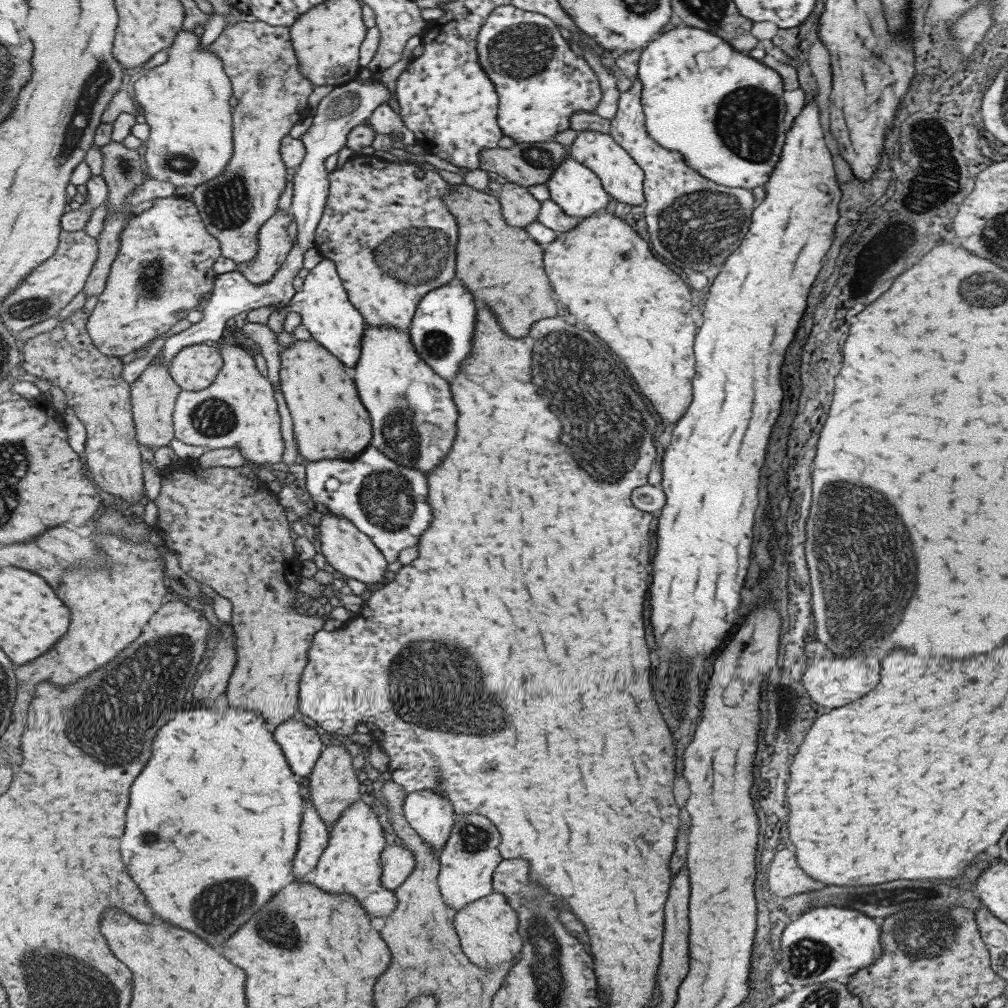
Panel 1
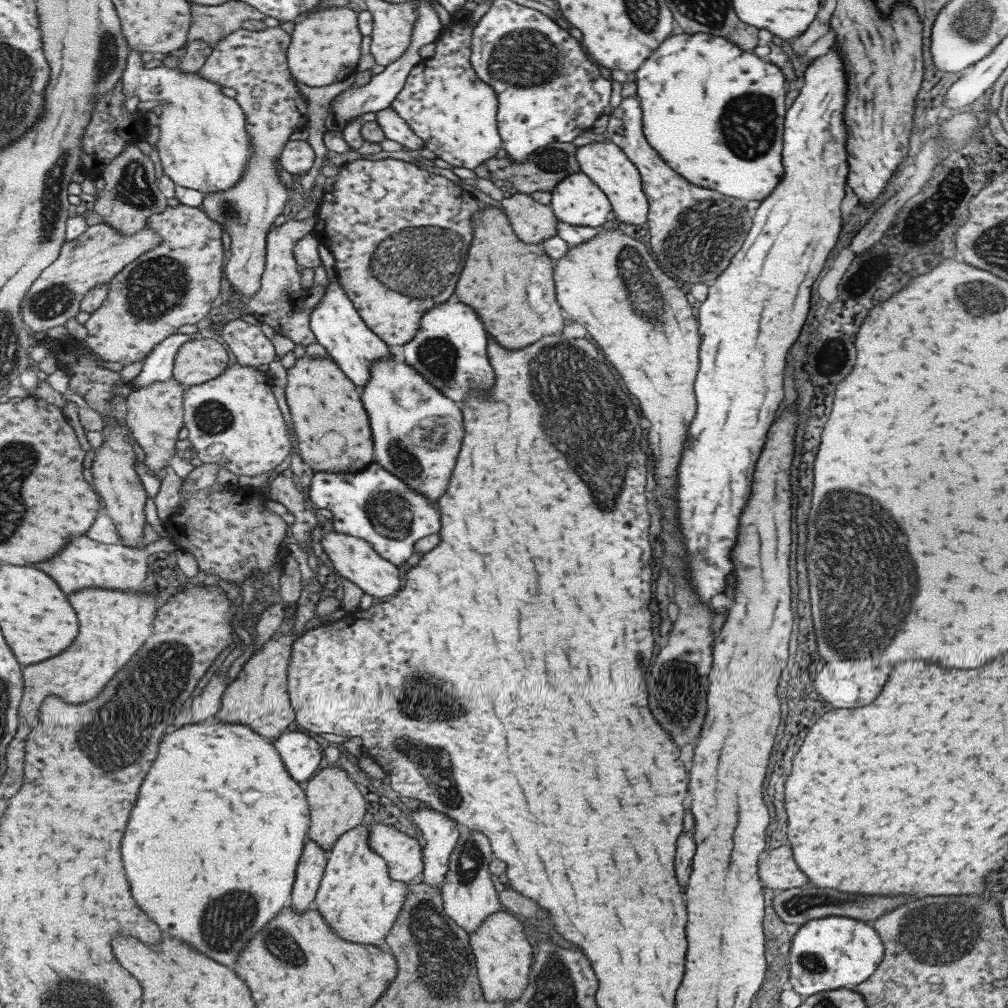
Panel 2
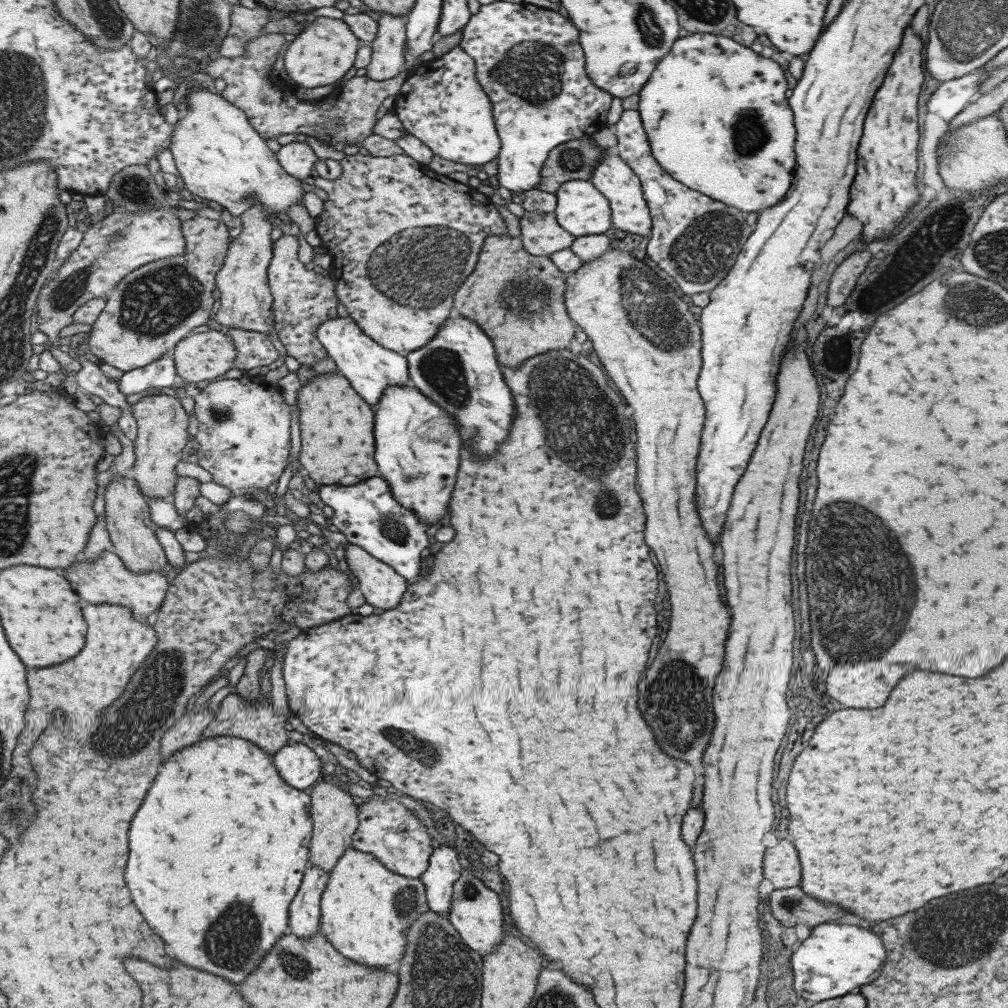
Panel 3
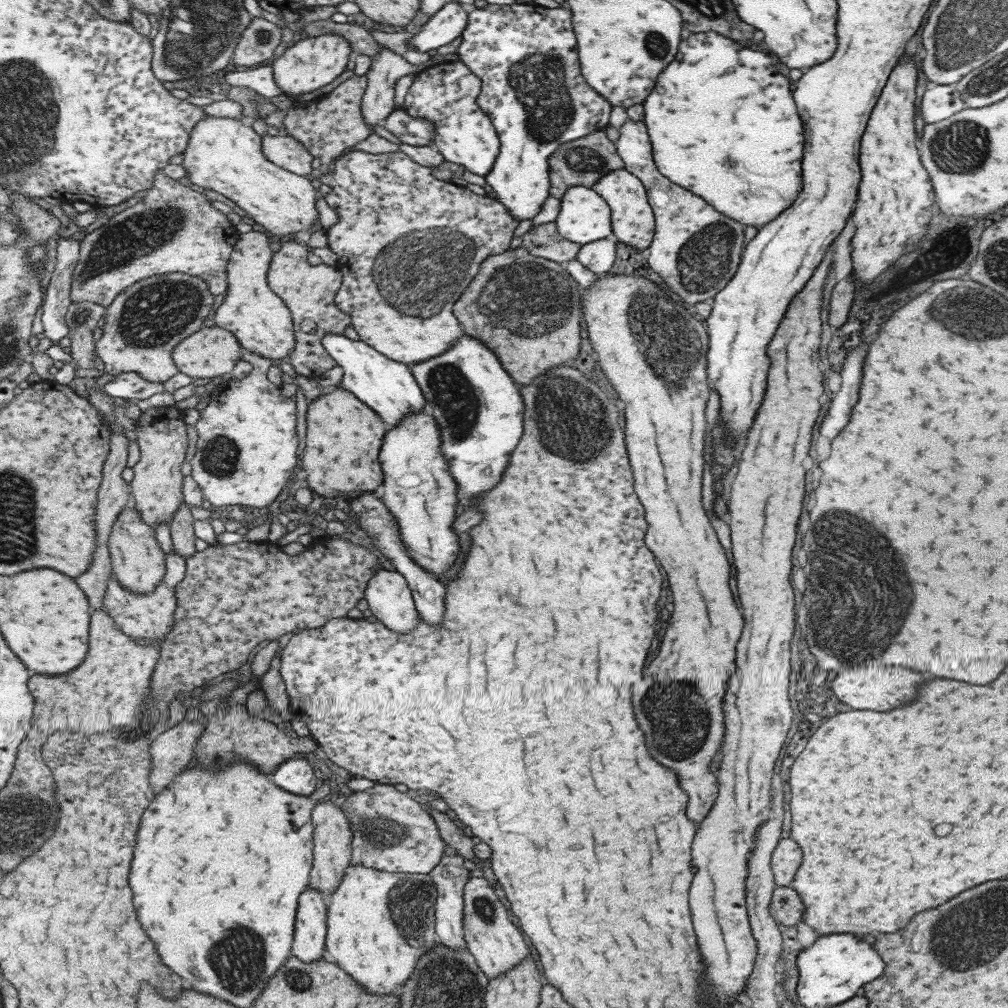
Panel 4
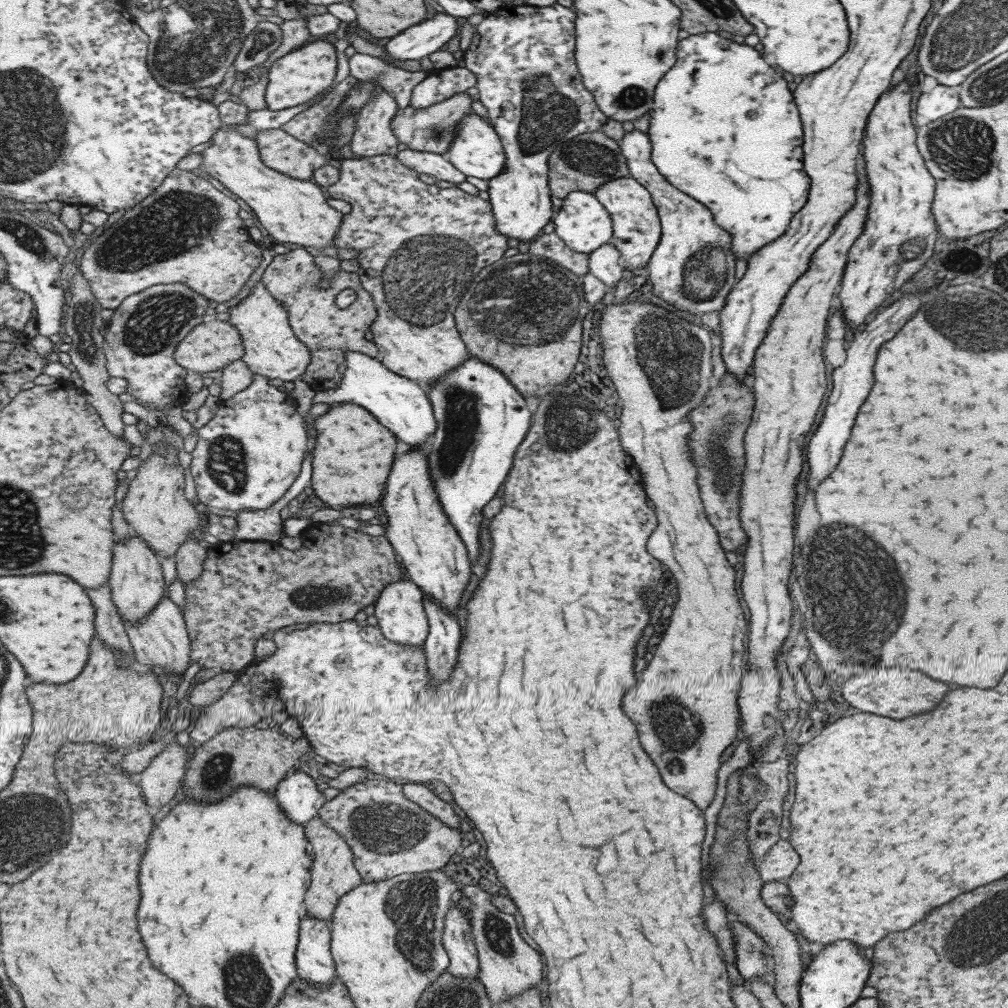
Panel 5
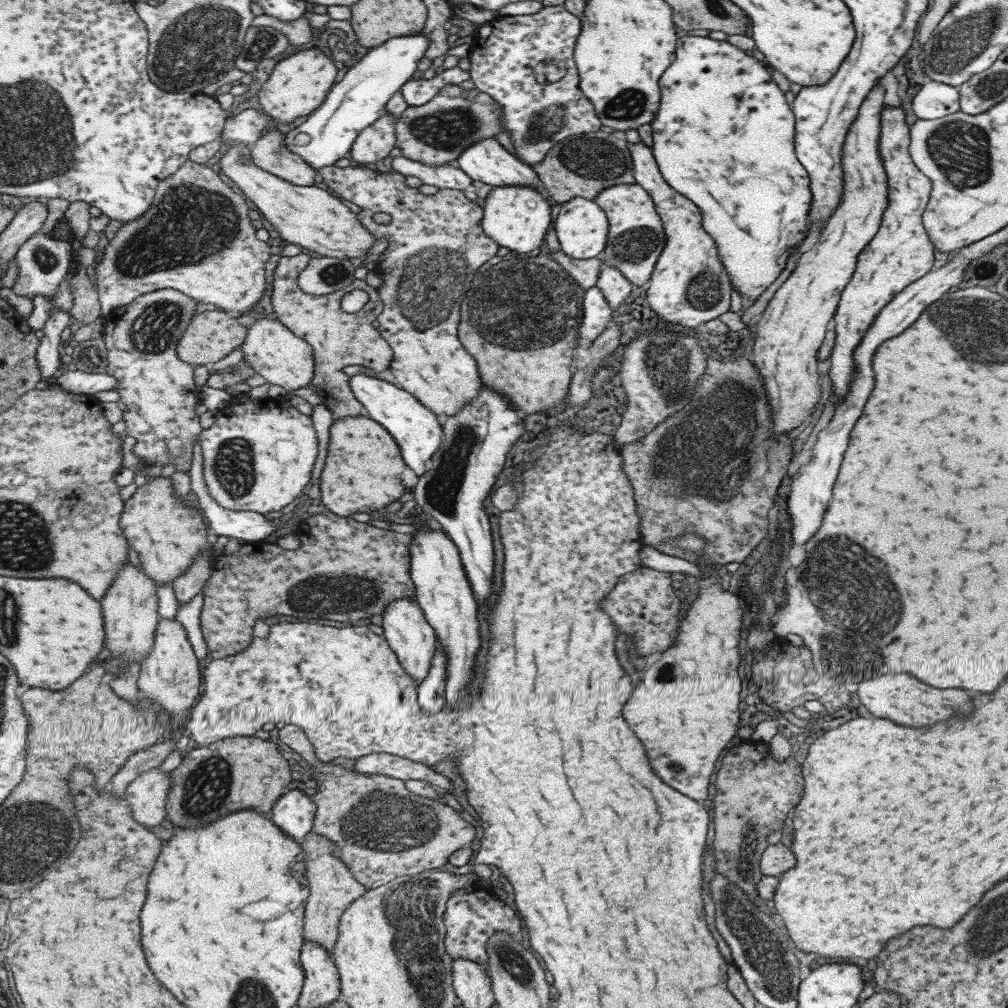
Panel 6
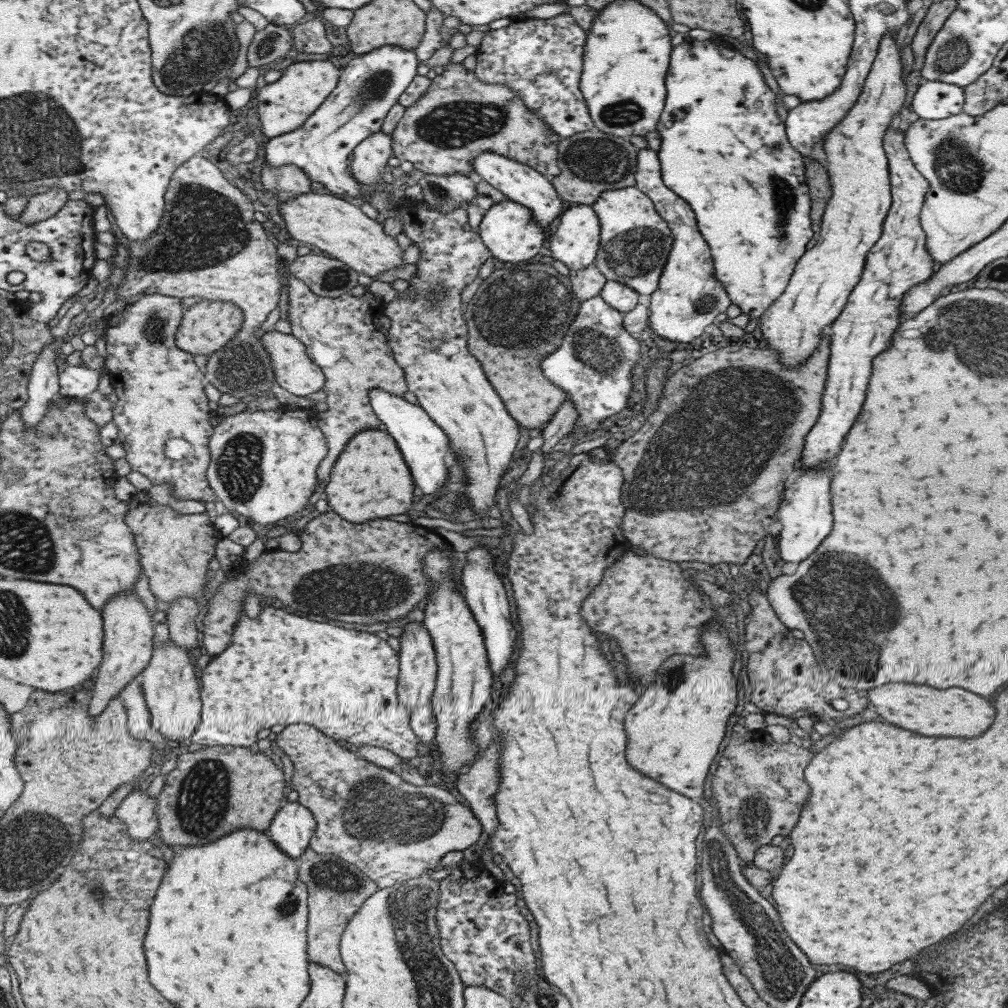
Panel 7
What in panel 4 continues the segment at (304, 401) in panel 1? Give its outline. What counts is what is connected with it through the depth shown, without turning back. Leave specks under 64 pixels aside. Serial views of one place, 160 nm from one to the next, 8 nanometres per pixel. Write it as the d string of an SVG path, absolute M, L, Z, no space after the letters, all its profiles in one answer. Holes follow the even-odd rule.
M335 388L334 390L331 390L329 394L322 394L318 398L315 398L315 400L311 401L307 405L307 412L305 412L305 424L307 424L307 430L305 430L305 448L303 448L303 454L301 454L301 466L303 466L303 472L305 472L305 478L302 477L302 479L305 481L306 485L313 490L313 492L317 492L319 496L329 496L329 498L337 498L337 496L341 496L341 499L347 500L347 498L351 498L351 496L356 497L359 492L371 492L373 488L377 488L379 484L381 484L381 470L379 470L379 460L377 460L377 452L379 452L379 446L381 446L381 440L385 438L385 431L388 429L386 424L377 417L377 414L373 413L373 410L370 410L367 406L364 406L353 394L347 392L347 390L341 390L341 388Z

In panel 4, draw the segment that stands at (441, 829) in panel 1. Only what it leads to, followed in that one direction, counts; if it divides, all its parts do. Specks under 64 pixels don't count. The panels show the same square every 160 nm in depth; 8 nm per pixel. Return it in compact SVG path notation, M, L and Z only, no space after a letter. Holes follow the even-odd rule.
M442 856L439 864L428 874L437 890L436 901L434 904L435 926L434 931L438 936L438 942L454 951L466 950L463 940L463 888L469 878L469 866L459 856Z

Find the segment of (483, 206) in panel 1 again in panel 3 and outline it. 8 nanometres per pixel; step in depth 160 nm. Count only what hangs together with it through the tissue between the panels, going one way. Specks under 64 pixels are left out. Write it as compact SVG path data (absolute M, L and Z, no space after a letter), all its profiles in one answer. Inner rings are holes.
M489 235L484 238L473 270L458 286L459 290L455 290L452 308L455 314L473 321L489 337L499 365L517 369L526 358L569 346L575 326L565 310L562 299L564 277L565 274L549 260L548 256L533 256L525 252L519 236Z

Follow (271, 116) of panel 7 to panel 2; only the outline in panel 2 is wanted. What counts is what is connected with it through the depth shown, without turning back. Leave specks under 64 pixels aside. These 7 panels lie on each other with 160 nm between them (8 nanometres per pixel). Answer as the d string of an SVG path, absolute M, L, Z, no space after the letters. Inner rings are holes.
M348 6L320 8L296 20L294 25L291 44L287 48L288 69L294 79L307 86L318 87L339 82L346 76L355 74L363 38L357 30L356 12Z

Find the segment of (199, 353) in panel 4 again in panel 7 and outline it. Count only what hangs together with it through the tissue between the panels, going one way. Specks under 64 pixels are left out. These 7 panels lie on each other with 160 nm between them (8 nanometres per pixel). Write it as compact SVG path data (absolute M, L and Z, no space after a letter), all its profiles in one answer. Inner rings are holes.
M203 299L191 305L185 312L177 331L176 343L181 350L191 354L203 354L207 358L227 346L243 326L243 309L234 302L213 301Z

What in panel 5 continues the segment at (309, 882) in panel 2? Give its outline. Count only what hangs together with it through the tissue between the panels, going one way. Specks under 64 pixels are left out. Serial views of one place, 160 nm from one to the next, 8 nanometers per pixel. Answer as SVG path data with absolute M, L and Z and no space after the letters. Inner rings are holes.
M305 916L300 922L300 942L296 950L300 978L313 988L323 990L335 980L334 962L330 955L330 929L326 922Z

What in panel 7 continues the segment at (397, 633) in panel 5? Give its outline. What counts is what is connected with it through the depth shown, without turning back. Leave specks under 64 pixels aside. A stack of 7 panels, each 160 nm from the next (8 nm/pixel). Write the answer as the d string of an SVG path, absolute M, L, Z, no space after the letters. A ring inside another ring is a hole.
M408 622L402 626L403 632L398 636L398 672L396 675L396 699L400 706L409 709L426 708L434 689L436 679L435 652L428 630L422 622Z

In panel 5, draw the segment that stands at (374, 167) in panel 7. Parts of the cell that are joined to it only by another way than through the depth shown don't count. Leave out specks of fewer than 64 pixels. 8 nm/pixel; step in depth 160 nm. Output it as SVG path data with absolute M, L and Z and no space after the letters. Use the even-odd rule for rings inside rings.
M382 87L372 90L372 97L355 114L354 131L348 142L358 157L395 155L398 140L391 132L390 122L398 106Z

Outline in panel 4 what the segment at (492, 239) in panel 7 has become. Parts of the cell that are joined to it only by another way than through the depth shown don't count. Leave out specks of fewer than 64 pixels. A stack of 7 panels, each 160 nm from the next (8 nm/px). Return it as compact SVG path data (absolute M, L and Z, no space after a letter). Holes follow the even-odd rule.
M527 1L513 3L511 5L486 4L484 8L478 8L468 13L466 26L461 32L461 44L456 50L458 60L461 61L477 78L480 78L480 91L476 98L477 106L487 114L491 124L494 126L499 141L499 152L494 158L493 166L484 177L486 189L495 192L497 200L505 206L507 212L519 222L520 220L531 220L543 201L549 196L549 168L548 158L561 143L581 138L591 131L601 131L607 126L611 105L602 96L599 96L585 82L580 73L576 40L572 30L570 10L564 5L557 8L544 8Z

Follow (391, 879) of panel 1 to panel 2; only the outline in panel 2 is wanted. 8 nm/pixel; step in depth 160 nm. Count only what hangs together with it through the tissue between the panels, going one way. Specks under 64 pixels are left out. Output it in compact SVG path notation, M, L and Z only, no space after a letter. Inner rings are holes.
M370 820L367 826L369 848L386 863L389 878L403 884L417 879L423 870L417 840L383 823Z

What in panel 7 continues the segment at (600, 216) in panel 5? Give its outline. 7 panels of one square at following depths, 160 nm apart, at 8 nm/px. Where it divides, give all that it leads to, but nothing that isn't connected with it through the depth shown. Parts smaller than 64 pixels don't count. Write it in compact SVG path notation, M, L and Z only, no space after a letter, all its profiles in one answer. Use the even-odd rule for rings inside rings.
M566 205L559 224L550 237L553 260L560 260L568 270L589 266L599 248L599 219L590 205Z

